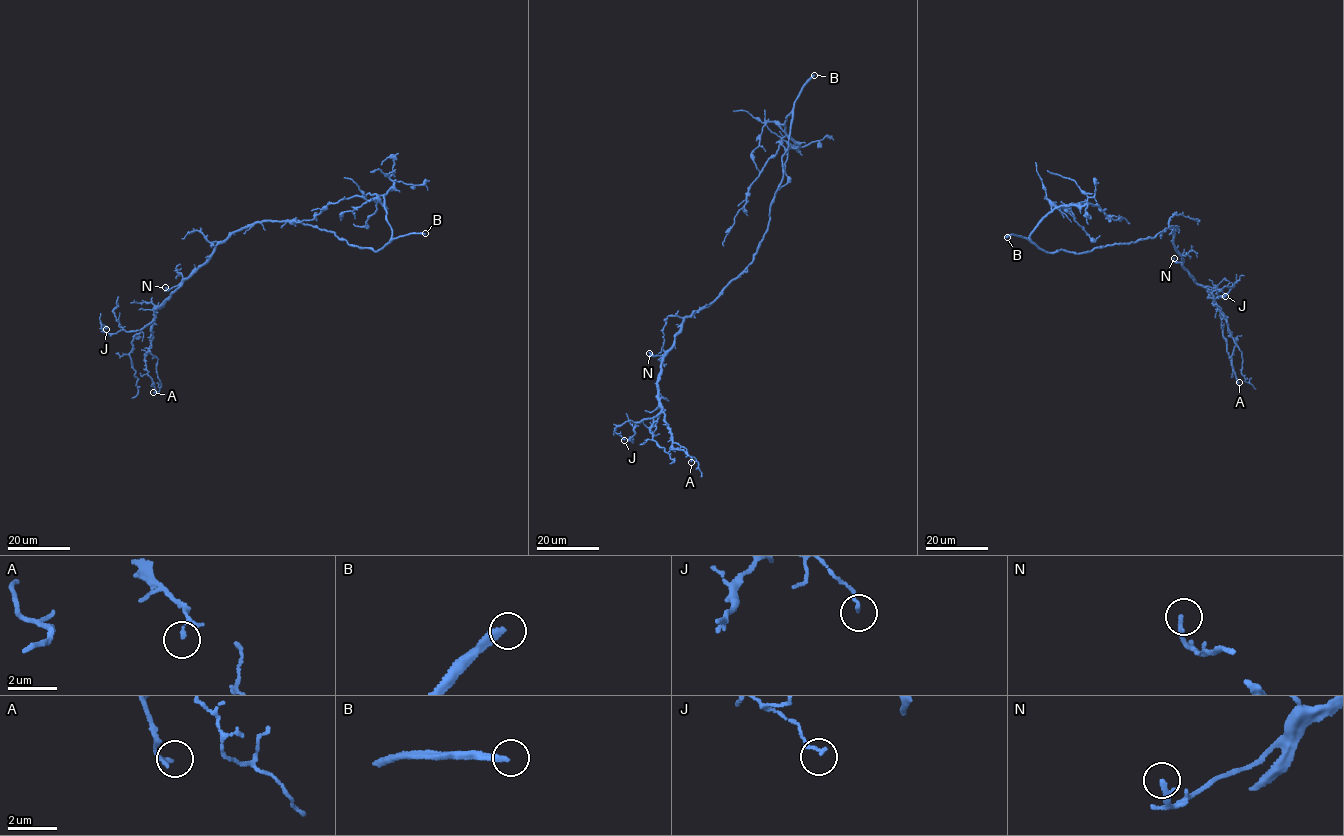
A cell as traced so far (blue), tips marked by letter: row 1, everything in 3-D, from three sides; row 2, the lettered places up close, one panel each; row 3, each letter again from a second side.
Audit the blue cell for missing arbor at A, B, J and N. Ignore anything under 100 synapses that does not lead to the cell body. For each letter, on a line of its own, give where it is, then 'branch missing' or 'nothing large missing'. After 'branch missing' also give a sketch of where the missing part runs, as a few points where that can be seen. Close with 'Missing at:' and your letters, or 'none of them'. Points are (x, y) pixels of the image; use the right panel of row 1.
A: (1239, 382) | nothing large missing
B: (1007, 237) | branch missing | (1007, 237), (1007, 243), (1024, 250), (1029, 255), (1025, 268), (1005, 280), (977, 274), (959, 285)
J: (1225, 296) | nothing large missing
N: (1174, 258) | nothing large missing
Missing at: B

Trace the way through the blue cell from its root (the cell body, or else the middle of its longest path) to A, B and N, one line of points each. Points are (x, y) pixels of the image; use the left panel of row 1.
A: (308, 225), (264, 220), (238, 229), (216, 246), (208, 261), (159, 307), (151, 346), (144, 355), (153, 392)
B: (308, 225), (333, 232), (349, 244), (375, 252), (401, 236), (425, 233)
N: (308, 225), (267, 220), (243, 227), (216, 246), (197, 270), (177, 286), (167, 290), (165, 287)

